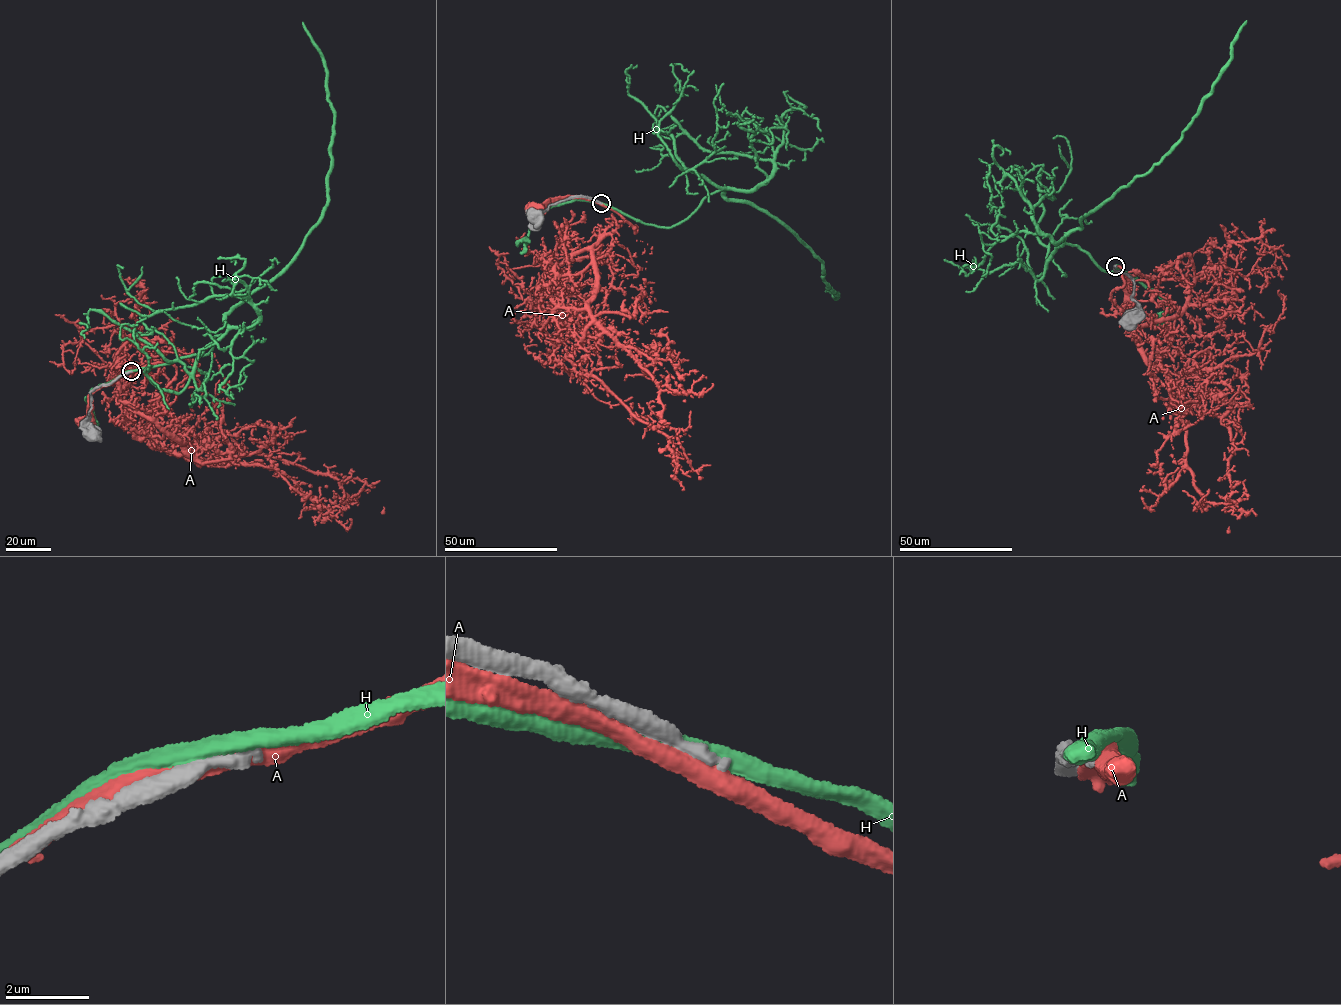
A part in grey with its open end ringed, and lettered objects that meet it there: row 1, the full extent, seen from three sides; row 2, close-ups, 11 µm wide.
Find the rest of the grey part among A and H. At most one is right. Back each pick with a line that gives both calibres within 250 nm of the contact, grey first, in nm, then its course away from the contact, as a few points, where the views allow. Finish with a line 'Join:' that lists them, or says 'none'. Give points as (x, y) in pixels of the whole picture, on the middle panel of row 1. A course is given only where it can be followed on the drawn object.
Join: none

